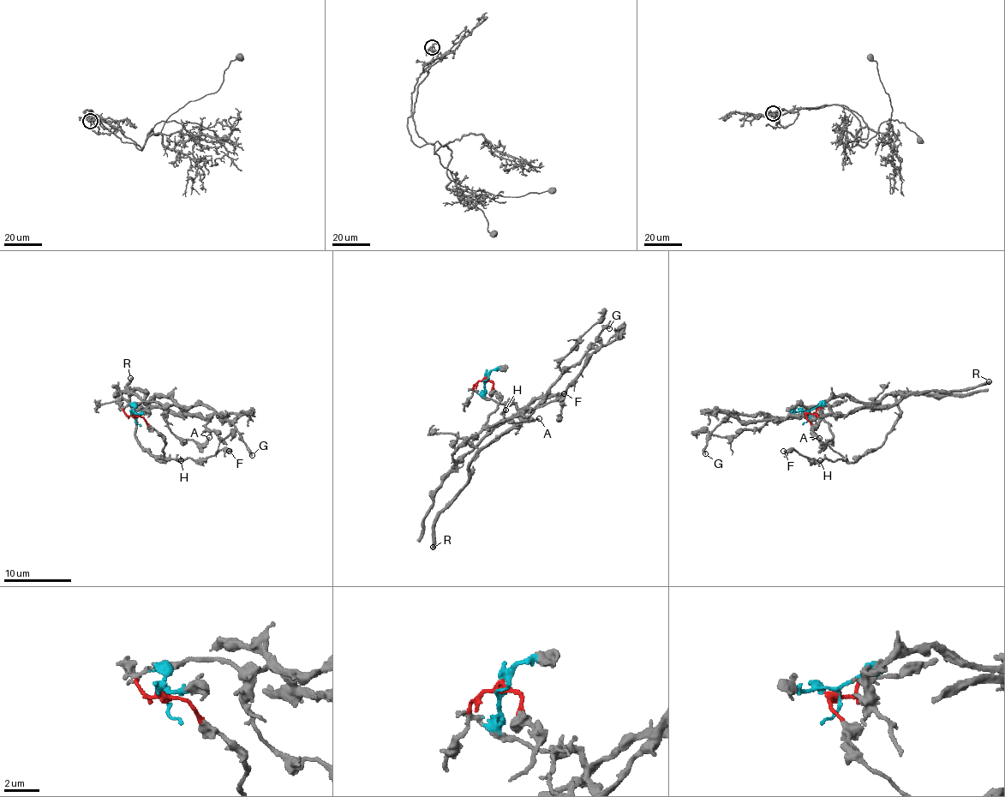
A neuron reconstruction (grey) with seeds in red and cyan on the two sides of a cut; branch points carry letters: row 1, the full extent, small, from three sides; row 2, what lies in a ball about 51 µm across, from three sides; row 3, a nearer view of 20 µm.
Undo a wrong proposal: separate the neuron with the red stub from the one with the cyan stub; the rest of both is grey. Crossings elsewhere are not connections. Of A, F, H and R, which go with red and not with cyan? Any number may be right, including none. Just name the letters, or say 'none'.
F, H

